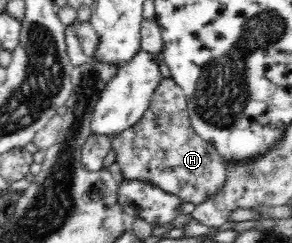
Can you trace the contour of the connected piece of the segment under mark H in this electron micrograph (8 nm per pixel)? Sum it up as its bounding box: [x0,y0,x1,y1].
[111,77,227,204]

